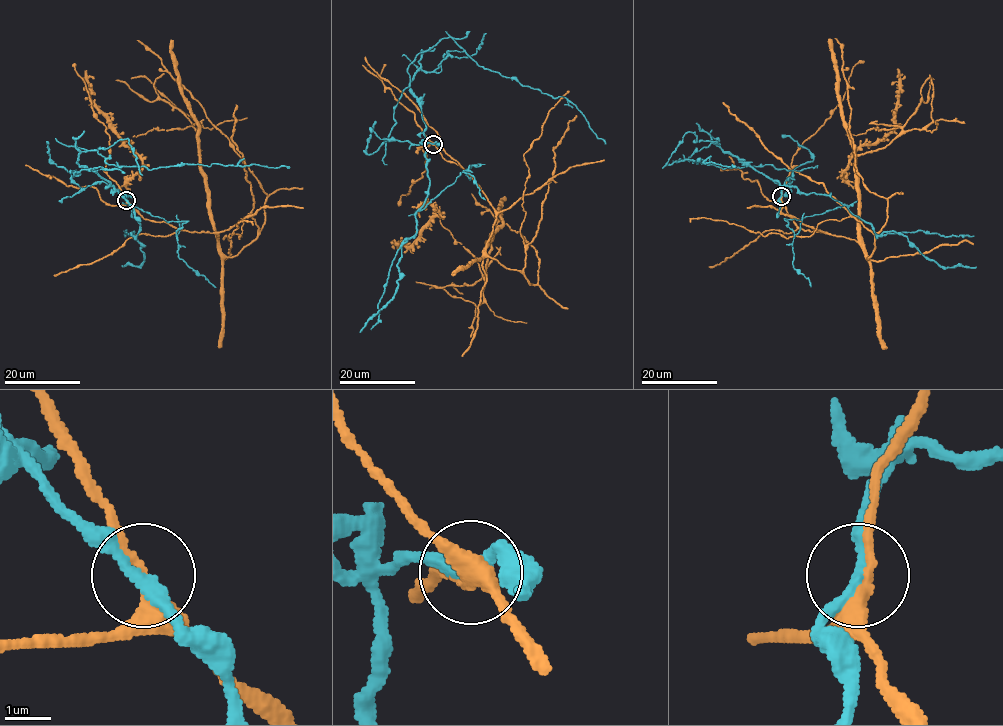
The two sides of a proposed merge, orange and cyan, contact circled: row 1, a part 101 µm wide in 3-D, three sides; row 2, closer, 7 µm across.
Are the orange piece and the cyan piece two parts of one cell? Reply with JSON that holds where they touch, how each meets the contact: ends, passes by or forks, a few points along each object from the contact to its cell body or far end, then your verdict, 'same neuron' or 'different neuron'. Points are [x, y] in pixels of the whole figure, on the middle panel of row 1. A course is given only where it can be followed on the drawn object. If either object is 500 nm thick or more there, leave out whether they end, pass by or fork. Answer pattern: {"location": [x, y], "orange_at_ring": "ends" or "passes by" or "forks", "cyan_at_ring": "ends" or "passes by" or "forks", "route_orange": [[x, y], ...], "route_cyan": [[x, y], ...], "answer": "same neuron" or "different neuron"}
{"location": [433, 144], "orange_at_ring": "passes by", "cyan_at_ring": "passes by", "route_orange": [[433, 144], [443, 158], [461, 165], [494, 209], [487, 274], [439, 217], [410, 246], [398, 240]], "route_cyan": [[433, 144], [410, 85], [448, 50], [566, 98], [606, 143]], "answer": "different neuron"}

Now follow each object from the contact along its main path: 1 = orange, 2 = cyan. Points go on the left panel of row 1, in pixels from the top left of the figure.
1: (127, 200), (145, 219), (217, 233), (218, 239), (195, 129), (152, 129), (124, 145), (91, 98), (84, 70)
2: (127, 200), (109, 183), (78, 163), (81, 152), (94, 150), (106, 162), (152, 170), (190, 164), (290, 167)

